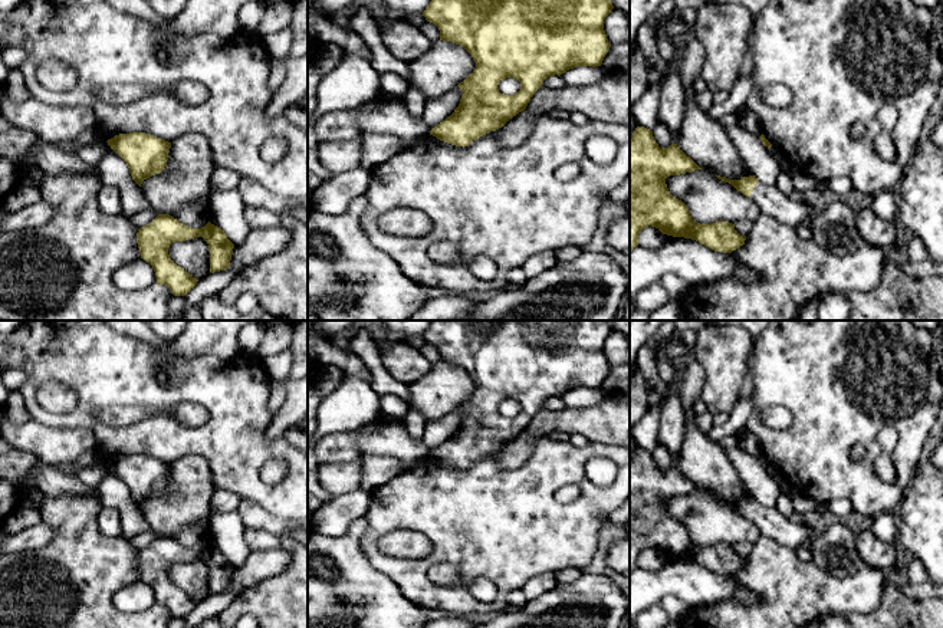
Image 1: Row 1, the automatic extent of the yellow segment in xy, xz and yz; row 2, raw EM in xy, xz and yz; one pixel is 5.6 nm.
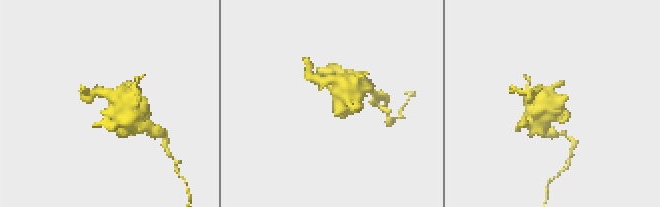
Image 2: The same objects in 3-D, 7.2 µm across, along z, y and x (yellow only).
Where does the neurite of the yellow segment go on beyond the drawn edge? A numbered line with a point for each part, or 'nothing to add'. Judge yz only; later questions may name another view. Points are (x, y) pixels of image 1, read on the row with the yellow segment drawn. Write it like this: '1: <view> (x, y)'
1: yz (772, 201)

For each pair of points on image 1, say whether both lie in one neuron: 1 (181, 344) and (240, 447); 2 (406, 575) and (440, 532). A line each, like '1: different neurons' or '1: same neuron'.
1: different neurons
2: same neuron

